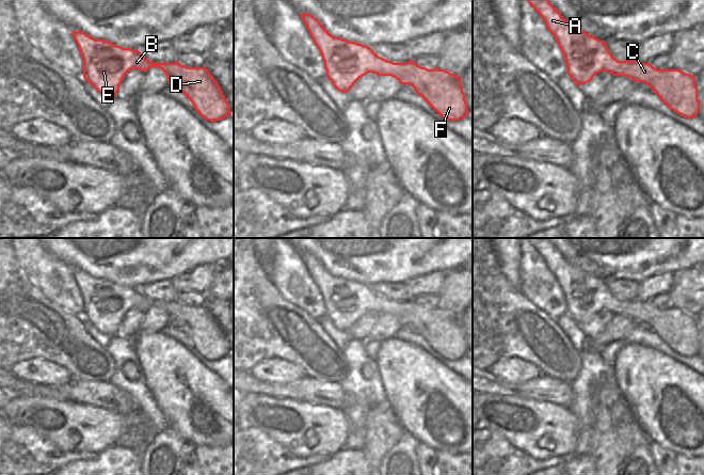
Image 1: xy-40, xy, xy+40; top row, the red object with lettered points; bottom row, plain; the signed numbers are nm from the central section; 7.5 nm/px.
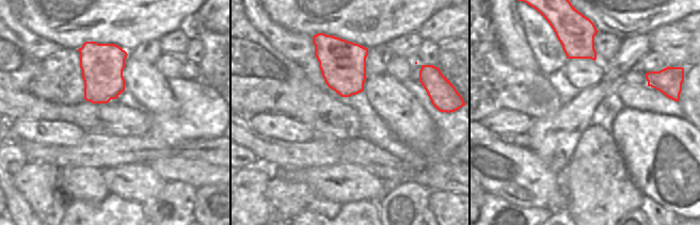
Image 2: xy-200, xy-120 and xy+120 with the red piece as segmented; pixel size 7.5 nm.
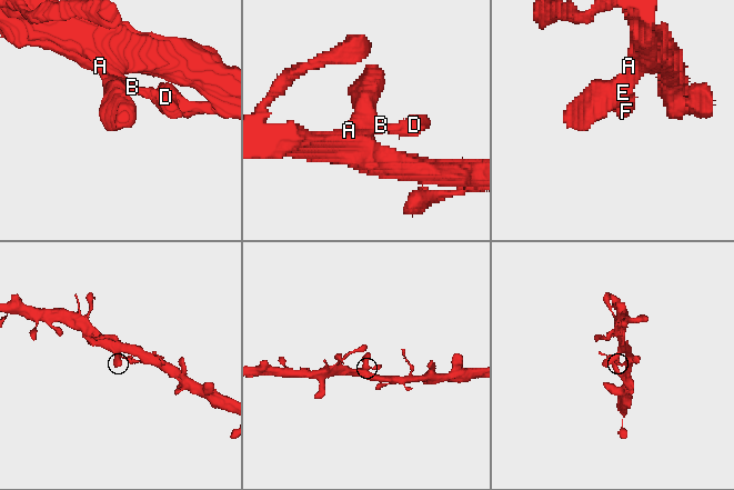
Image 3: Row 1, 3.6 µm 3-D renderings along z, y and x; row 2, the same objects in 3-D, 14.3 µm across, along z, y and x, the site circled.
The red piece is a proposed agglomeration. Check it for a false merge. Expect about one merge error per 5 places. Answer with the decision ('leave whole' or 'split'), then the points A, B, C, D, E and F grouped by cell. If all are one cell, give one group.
leave whole; A B C D E F

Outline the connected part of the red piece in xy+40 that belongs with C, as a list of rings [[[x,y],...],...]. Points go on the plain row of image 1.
[[[526,238],[555,275],[567,305],[567,314],[579,326],[601,311],[624,315],[647,323],[677,353],[698,355],[700,339],[695,315],[679,308],[656,308],[650,302],[618,300],[603,281],[573,266],[548,238]]]

